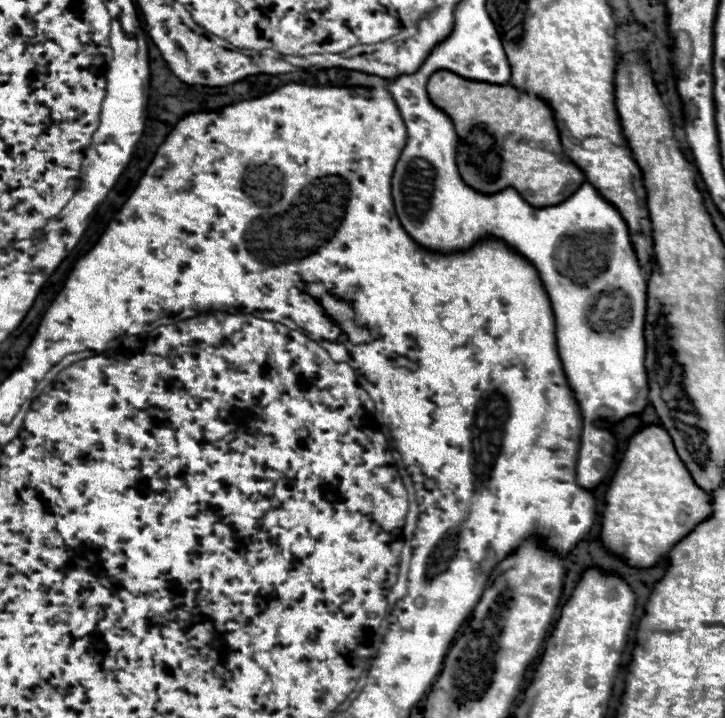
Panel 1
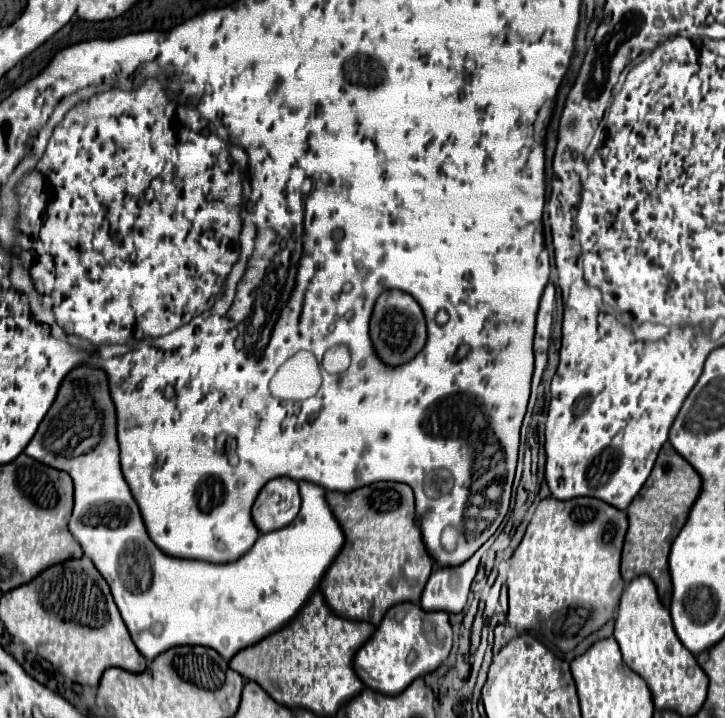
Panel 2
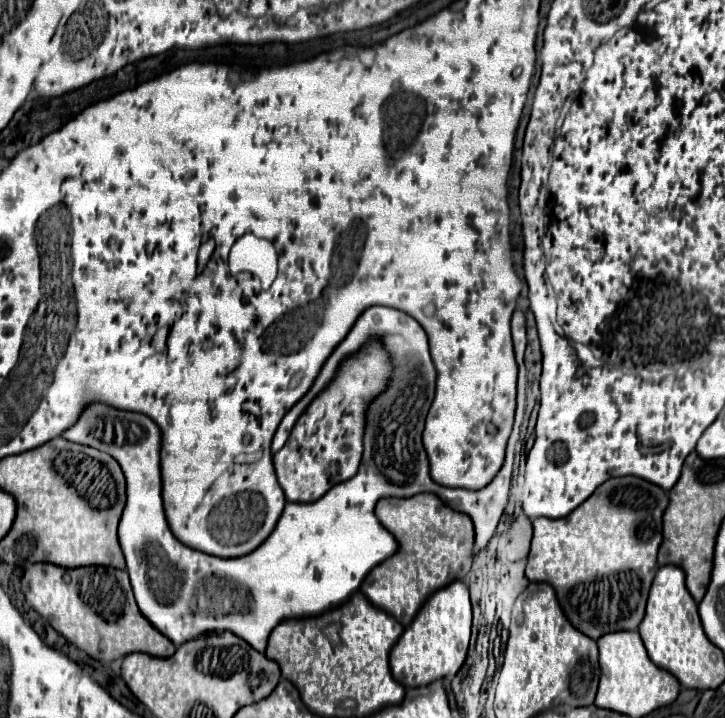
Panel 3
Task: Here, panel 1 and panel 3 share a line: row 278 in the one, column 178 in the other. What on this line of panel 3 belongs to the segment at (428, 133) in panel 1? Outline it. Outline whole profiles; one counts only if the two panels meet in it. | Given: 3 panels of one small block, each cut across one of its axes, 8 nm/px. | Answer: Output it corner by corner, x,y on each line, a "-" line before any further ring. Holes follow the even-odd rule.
370,306
356,320
350,334
340,342
322,368
322,390
336,376
340,360
354,356
368,340
380,340
392,356
392,378
382,396
366,410
364,454
354,478
336,484
320,500
310,504
286,504
274,532
254,552
240,558
216,558
178,542
168,528
162,508
160,480
160,428
144,414
118,410
100,402
88,404
78,422
62,438
108,452
126,476
126,506
118,526
118,540
126,558
132,590
144,618
176,646
204,634
228,630
248,640
258,652
266,650
270,632
288,618
316,616
358,590
366,574
392,556
398,548
394,536
376,520
374,506
382,496
414,496
418,492
438,494
452,510
464,512
474,522
474,554
480,554
496,532
508,502
514,446
518,442
522,414
526,408
526,318
520,310
512,316
512,338
518,362
518,408
506,460
496,478
482,490
444,488
432,482
428,458
422,446
422,430
434,400
436,368
428,352
424,328
406,312
388,306

